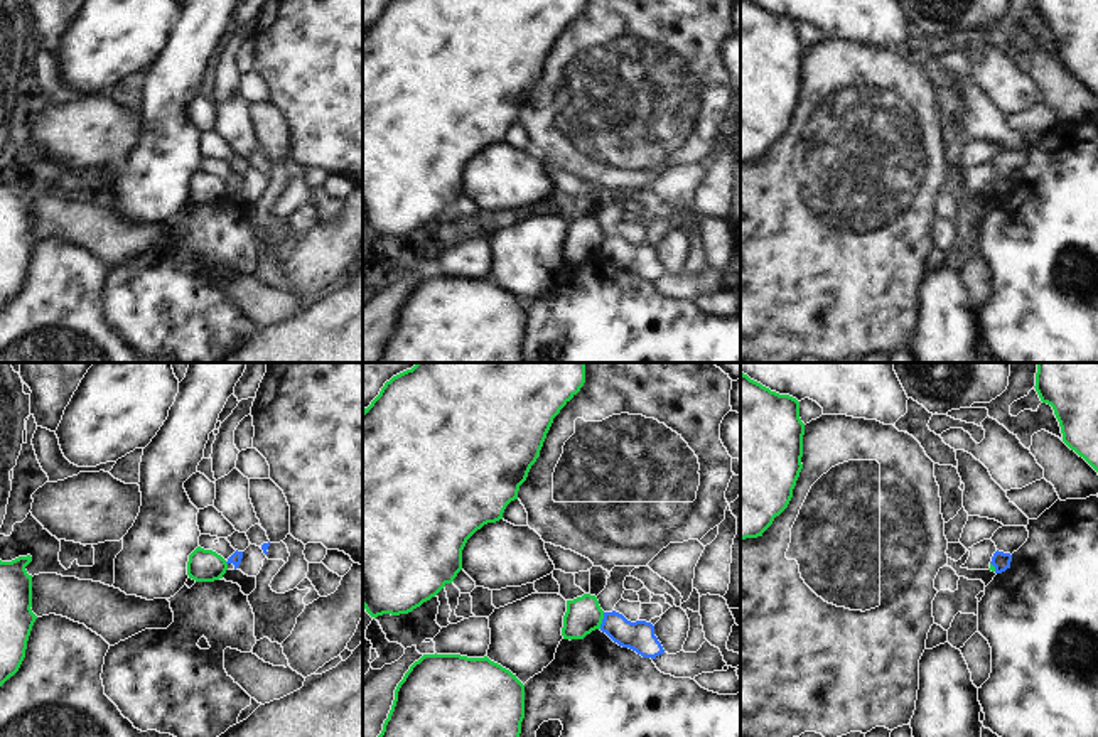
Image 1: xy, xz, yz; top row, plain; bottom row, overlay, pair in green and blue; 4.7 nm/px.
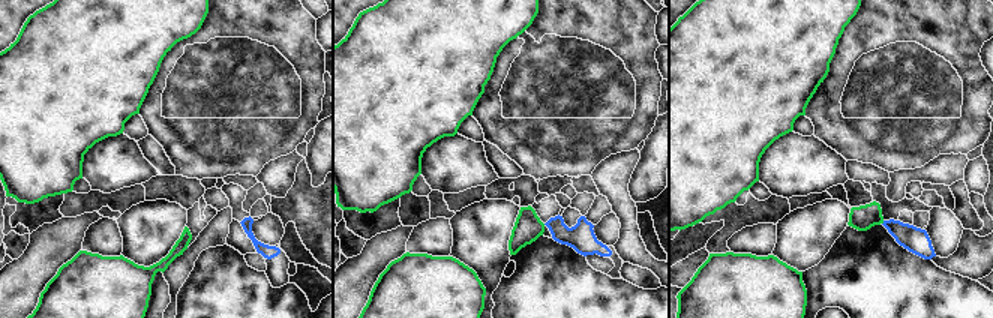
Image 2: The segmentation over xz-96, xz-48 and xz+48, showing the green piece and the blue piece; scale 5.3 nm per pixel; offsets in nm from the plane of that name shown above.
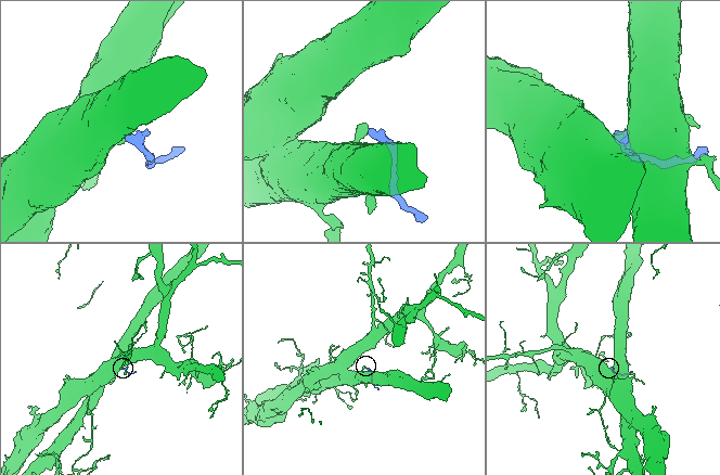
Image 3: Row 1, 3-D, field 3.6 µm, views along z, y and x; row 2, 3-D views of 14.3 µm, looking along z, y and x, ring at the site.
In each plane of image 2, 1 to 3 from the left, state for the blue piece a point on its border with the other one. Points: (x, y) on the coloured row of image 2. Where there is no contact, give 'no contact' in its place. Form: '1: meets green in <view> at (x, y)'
1: no contact
2: no contact
3: no contact

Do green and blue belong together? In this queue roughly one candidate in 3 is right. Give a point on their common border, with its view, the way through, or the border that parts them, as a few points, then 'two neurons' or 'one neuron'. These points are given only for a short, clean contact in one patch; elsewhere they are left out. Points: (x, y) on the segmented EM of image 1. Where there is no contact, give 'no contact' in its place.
contact xz (601, 621); border xz (604, 613), (599, 628); two neurons

